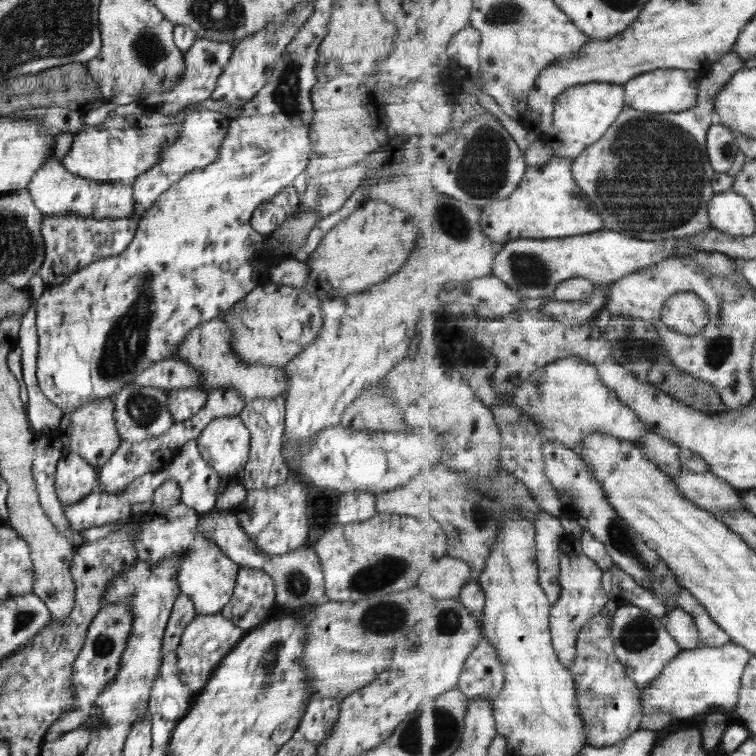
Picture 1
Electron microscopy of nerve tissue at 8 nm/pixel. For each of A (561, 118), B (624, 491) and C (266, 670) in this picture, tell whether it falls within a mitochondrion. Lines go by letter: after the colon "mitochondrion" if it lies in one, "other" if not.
A: other
B: other
C: mitochondrion

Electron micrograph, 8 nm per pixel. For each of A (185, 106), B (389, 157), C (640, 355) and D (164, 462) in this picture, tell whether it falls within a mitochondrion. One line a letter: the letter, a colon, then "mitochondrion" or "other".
A: other
B: other
C: mitochondrion
D: other

